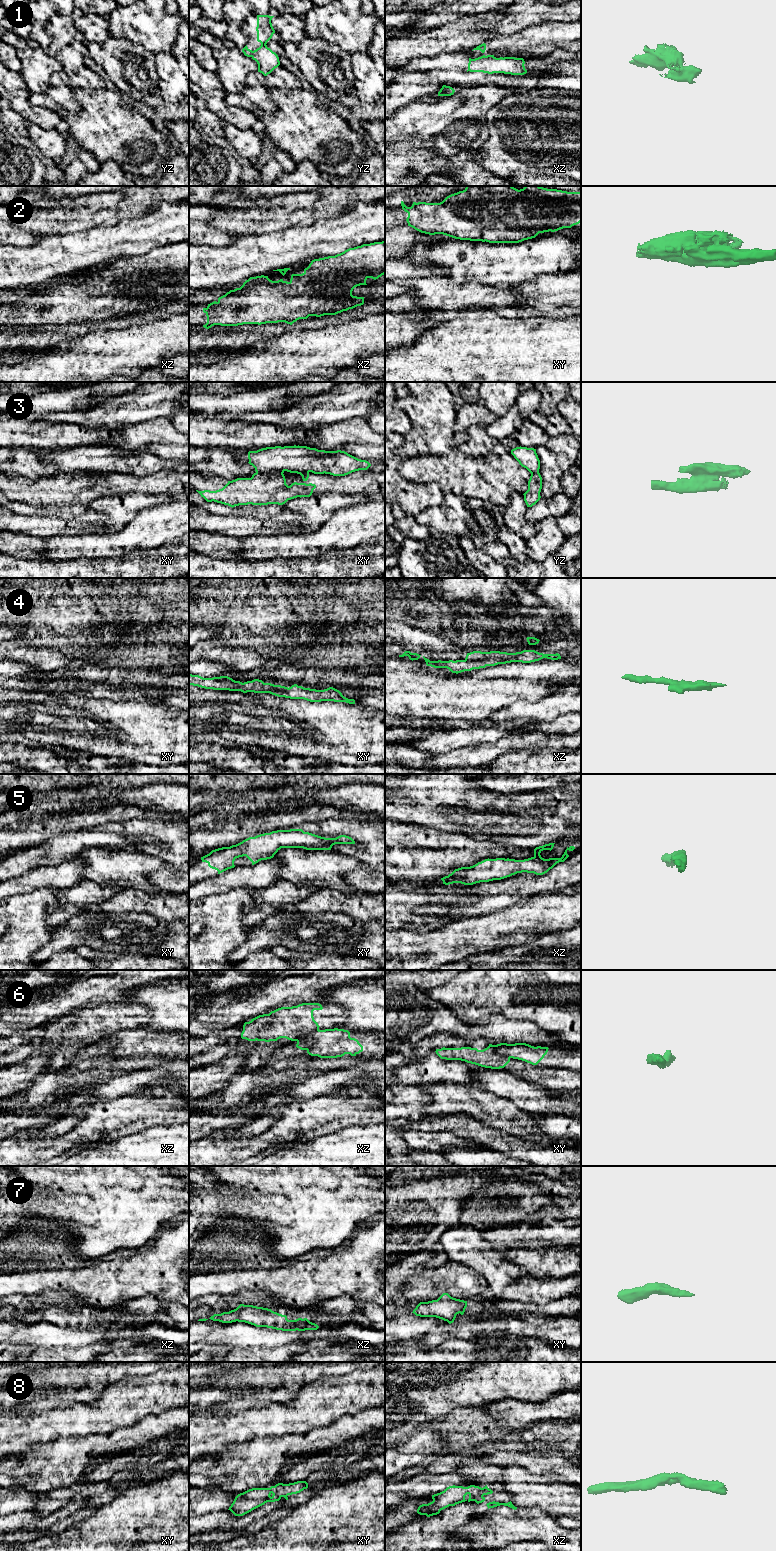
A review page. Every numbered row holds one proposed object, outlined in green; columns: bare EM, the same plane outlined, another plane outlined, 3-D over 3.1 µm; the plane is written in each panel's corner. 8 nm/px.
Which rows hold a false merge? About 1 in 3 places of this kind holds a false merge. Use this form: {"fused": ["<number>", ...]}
{"fused": ["1", "3", "6"]}

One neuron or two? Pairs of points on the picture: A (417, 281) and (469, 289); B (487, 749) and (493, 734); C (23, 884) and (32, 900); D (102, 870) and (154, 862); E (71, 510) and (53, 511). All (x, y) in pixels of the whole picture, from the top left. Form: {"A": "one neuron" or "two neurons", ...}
{"A": "one neuron", "B": "two neurons", "C": "two neurons", "D": "one neuron", "E": "one neuron"}

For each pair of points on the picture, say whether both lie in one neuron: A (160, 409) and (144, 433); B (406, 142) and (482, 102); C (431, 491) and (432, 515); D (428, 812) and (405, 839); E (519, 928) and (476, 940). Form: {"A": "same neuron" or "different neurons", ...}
{"A": "different neurons", "B": "different neurons", "C": "different neurons", "D": "different neurons", "E": "same neuron"}

